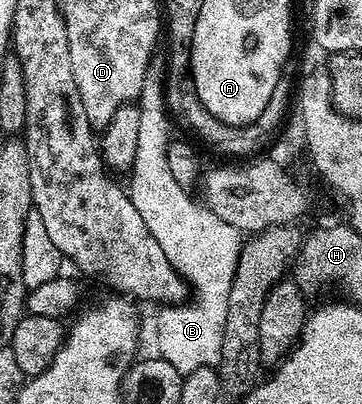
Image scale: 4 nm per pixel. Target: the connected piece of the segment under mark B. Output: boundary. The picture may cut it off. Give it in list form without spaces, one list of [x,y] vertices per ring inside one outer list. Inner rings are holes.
[[[157,71],[148,73],[153,75],[153,87],[143,83],[141,90],[141,132],[127,190],[135,209],[139,209],[139,217],[143,217],[143,225],[151,229],[151,237],[159,241],[159,249],[163,249],[167,261],[191,288],[188,301],[162,306],[157,315],[156,354],[165,359],[167,365],[175,365],[184,377],[195,373],[195,369],[220,364],[223,325],[227,325],[227,301],[231,298],[231,281],[235,277],[243,235],[232,230],[205,205],[197,204],[189,196],[192,194],[171,177],[171,169],[167,169],[167,149],[171,138],[169,115],[165,112],[167,79],[157,79]]]

